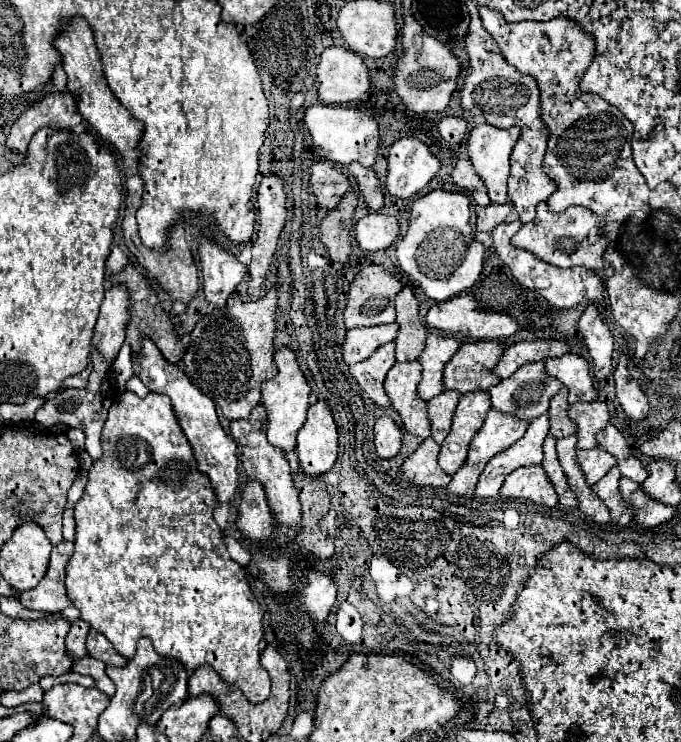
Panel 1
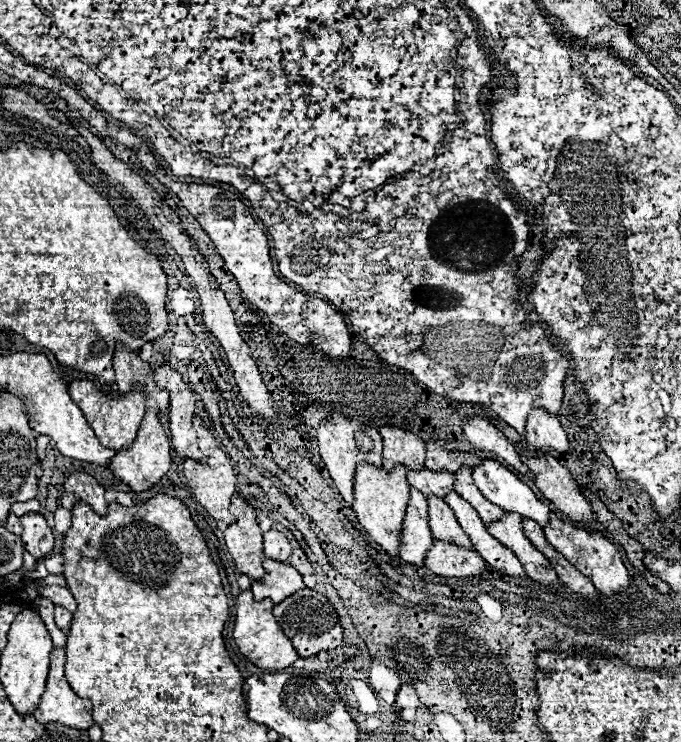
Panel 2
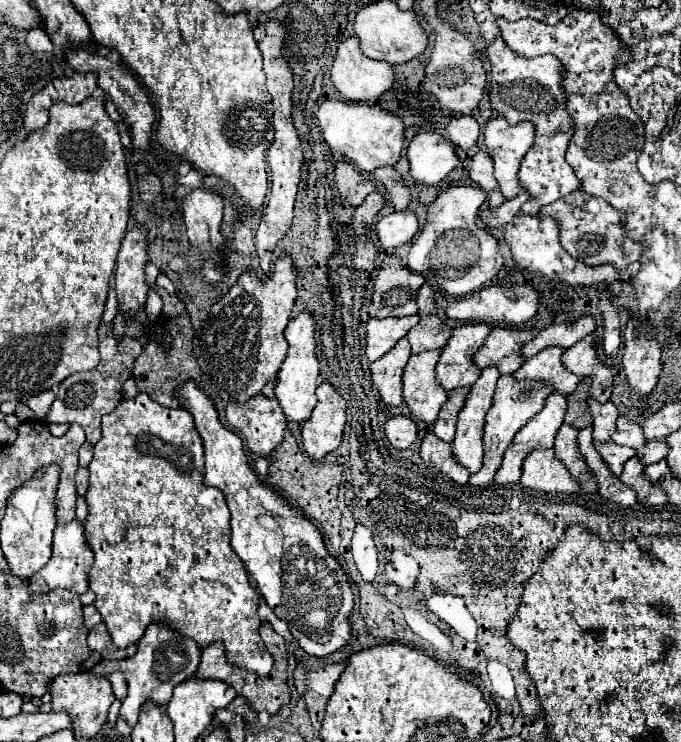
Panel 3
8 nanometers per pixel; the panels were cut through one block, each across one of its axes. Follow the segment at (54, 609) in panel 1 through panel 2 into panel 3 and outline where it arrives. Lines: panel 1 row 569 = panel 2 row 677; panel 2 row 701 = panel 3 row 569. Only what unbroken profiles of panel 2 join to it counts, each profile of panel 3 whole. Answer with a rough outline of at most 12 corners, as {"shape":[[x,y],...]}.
{"shape":[[84,526],[54,530],[52,558],[28,590],[64,588],[84,594],[92,552]]}

